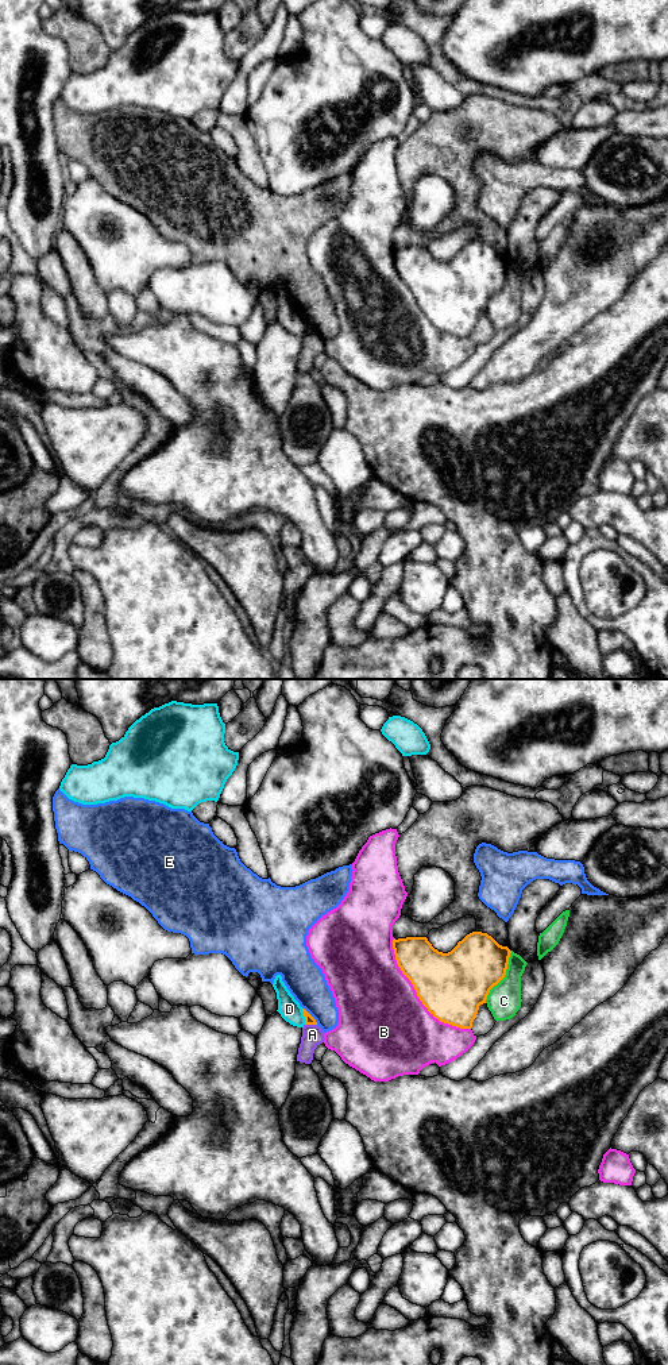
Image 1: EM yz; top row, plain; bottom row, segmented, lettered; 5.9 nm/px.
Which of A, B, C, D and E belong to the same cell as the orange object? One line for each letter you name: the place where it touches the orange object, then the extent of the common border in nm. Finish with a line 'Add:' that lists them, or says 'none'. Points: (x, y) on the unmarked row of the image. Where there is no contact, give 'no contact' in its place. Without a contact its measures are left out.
Add: none

